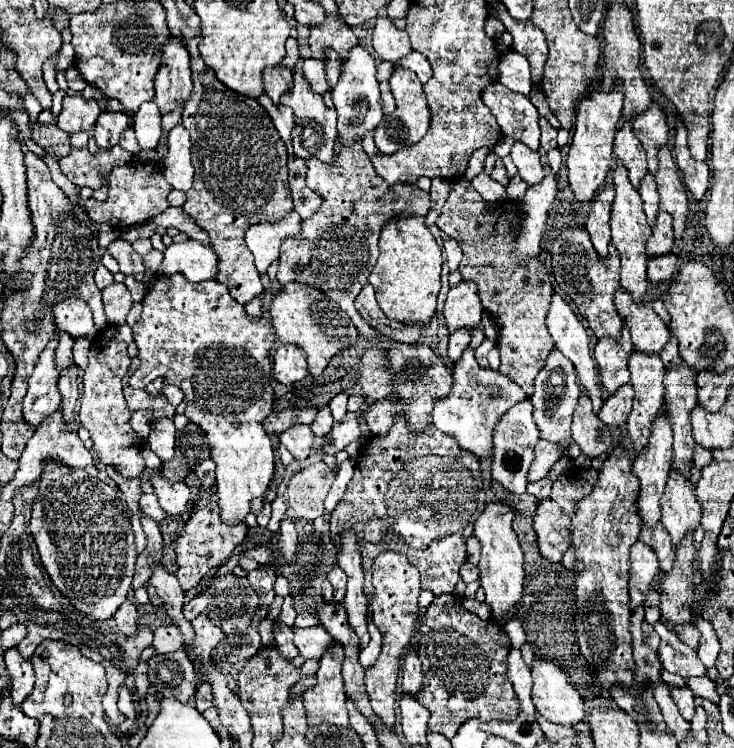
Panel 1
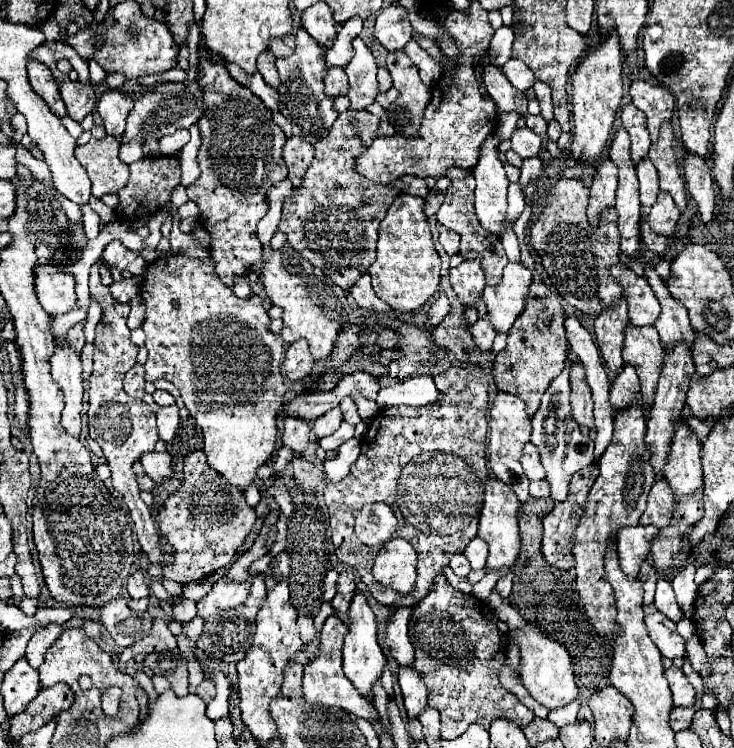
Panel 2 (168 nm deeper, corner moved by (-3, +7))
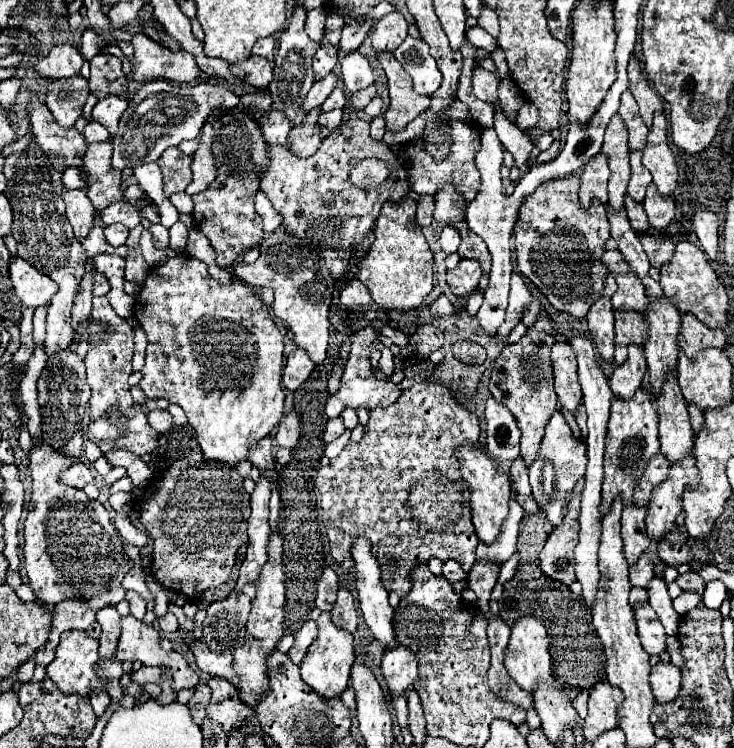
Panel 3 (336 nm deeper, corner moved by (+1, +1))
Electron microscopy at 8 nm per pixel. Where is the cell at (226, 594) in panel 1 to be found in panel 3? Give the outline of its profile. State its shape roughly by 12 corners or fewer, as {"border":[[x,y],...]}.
{"border":[[172,613],[158,619],[164,633],[178,631],[178,619]]}

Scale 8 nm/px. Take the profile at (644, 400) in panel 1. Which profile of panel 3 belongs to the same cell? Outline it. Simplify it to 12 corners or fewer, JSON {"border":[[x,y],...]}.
{"border":[[614,309],[616,345],[644,345],[646,321],[632,309]]}

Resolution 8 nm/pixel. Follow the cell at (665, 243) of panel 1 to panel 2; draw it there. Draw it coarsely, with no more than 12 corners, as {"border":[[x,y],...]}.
{"border":[[660,191],[648,211],[650,229],[658,235],[674,231],[680,211]]}

